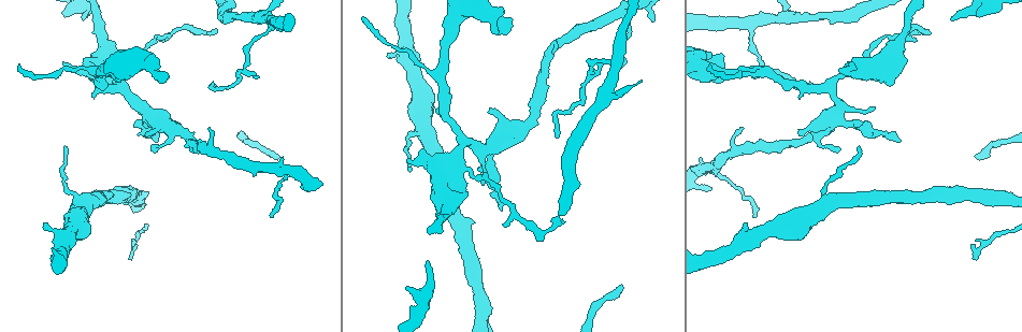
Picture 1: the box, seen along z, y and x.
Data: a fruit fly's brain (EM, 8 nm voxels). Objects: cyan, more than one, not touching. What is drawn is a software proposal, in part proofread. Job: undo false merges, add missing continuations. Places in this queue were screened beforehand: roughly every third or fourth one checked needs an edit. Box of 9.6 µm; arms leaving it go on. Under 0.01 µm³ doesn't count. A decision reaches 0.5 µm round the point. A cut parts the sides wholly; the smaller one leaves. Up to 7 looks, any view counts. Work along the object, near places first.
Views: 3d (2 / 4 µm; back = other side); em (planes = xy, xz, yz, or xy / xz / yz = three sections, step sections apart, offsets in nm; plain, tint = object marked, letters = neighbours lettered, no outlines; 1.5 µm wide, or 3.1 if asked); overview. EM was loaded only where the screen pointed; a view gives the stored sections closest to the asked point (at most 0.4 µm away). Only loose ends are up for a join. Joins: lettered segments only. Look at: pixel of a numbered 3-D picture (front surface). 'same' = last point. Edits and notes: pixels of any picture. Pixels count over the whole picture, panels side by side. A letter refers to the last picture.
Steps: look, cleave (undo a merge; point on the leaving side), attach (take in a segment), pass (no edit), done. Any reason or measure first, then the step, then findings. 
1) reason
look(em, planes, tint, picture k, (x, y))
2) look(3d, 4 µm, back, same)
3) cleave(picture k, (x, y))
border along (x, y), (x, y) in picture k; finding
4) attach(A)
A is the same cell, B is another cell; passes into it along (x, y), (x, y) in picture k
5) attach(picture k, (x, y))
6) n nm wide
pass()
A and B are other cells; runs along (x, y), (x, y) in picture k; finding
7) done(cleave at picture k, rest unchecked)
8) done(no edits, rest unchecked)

free end
look(em, xz, step 4, letters, picture 1, (551, 53))

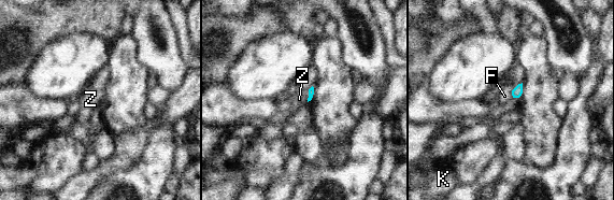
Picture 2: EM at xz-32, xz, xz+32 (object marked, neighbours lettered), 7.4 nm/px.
cut it another way
look(em, xy, step 8, letters, same)

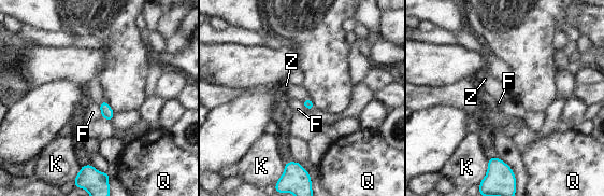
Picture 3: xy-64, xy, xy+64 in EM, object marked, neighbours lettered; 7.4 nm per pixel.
attach(Z)
Z is the same cell, F, K and Q are other cells; the cell continues

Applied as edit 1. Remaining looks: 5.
tapers out
look(em, xz, step 8, tint, picture 1, (858, 148))

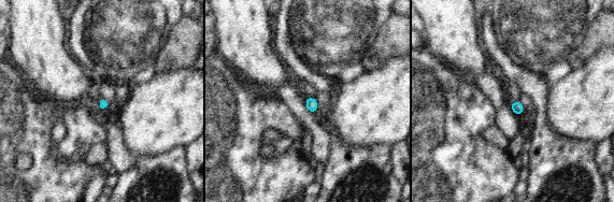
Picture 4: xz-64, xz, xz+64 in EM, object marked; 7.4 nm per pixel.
look(em, planes, letters, same)

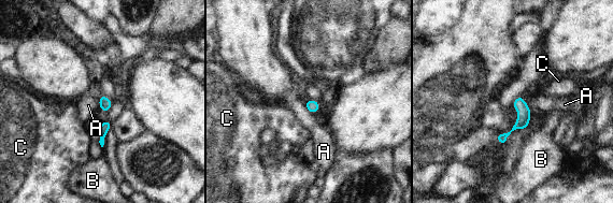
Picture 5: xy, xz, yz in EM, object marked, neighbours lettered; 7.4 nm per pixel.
90 nm wide
pass()
A, B and C are other cells; runs along (519, 100), (522, 120), (502, 141) in picture 5; none of them fits

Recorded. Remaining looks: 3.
an open end
look(em, planes, letters, picture 1, (975, 156))

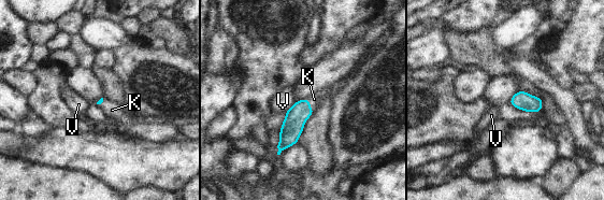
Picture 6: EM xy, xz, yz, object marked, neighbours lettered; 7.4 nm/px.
attach(K)
K is the same cell, V is another cell; passes into it along (292, 126), (308, 104), (314, 99) in picture 6; the cell continues

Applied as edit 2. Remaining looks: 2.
done(attach at picture 3, attach at picture 6, rest unchecked)

